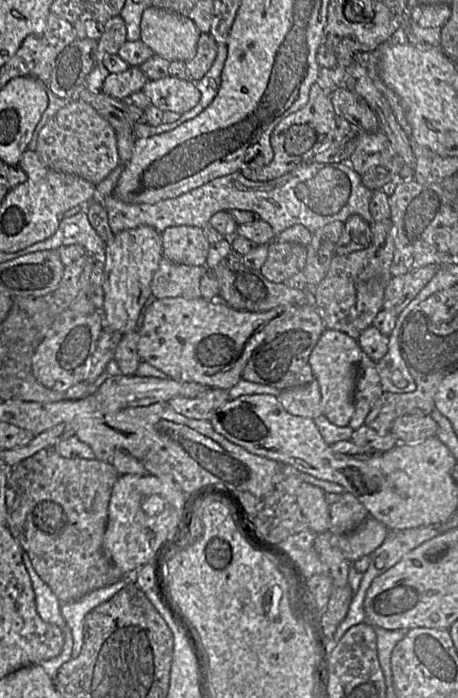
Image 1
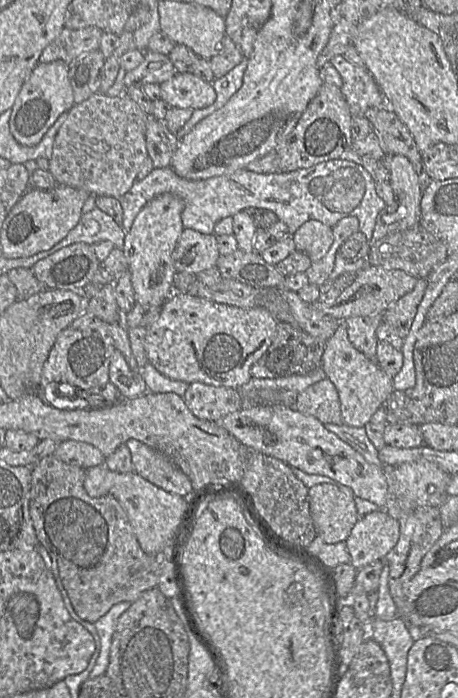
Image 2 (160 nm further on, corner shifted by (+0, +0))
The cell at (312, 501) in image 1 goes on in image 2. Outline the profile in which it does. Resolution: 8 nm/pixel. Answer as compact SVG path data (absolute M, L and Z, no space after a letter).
M330 484L309 488L308 502L317 536L326 544L345 542L360 519L354 497Z

